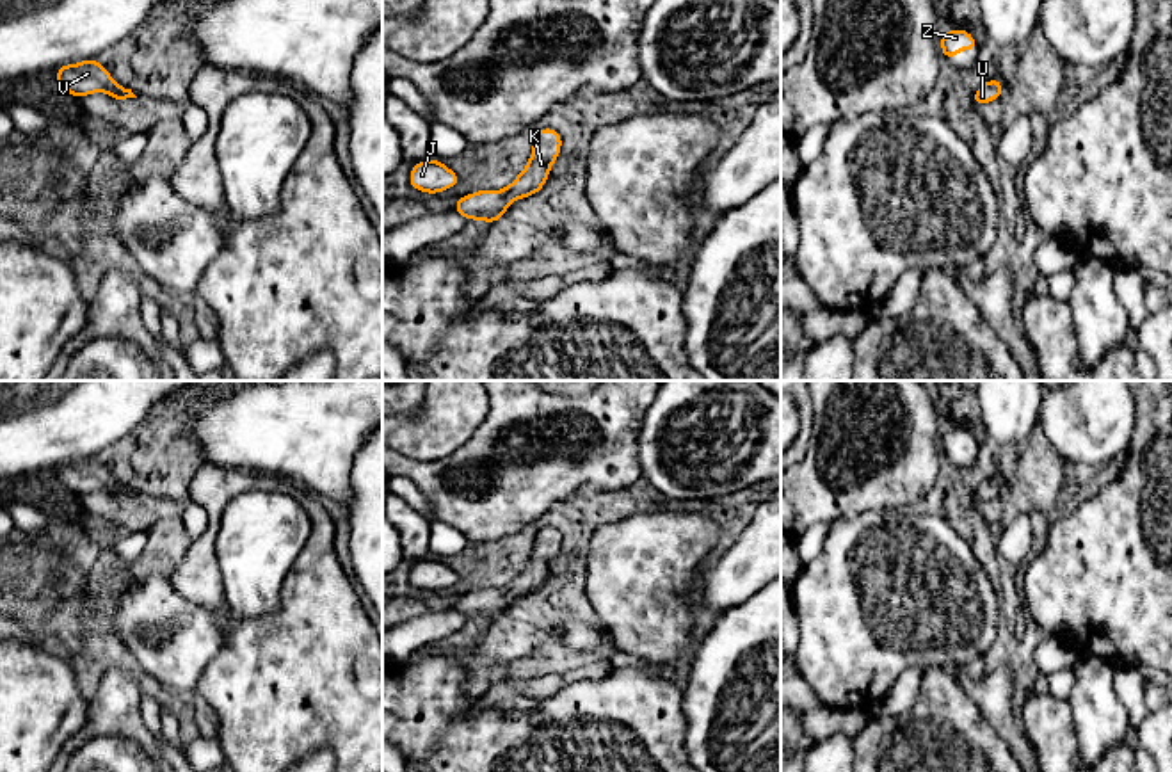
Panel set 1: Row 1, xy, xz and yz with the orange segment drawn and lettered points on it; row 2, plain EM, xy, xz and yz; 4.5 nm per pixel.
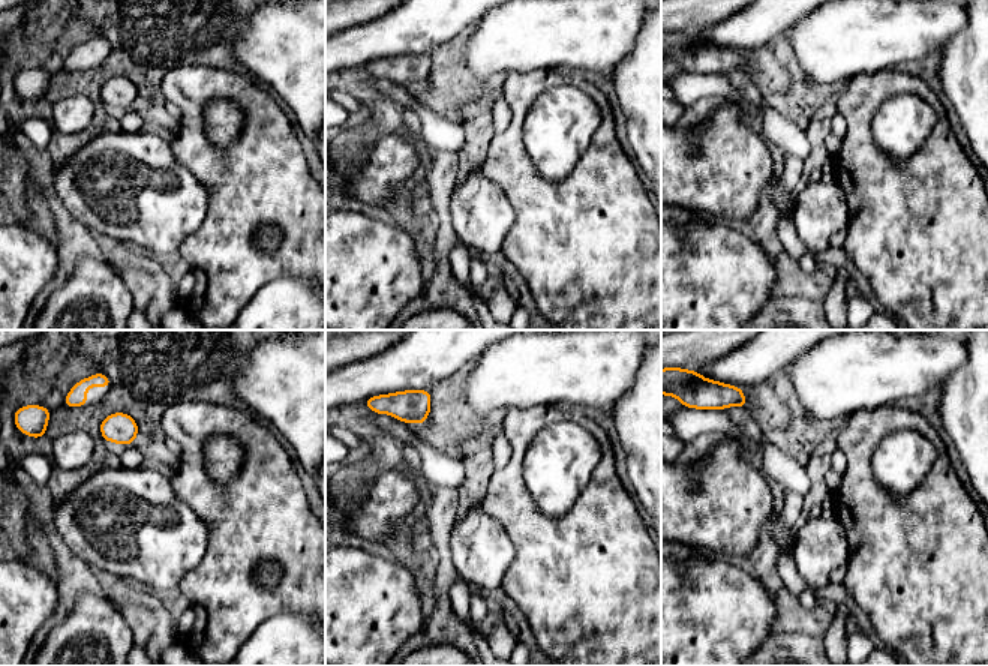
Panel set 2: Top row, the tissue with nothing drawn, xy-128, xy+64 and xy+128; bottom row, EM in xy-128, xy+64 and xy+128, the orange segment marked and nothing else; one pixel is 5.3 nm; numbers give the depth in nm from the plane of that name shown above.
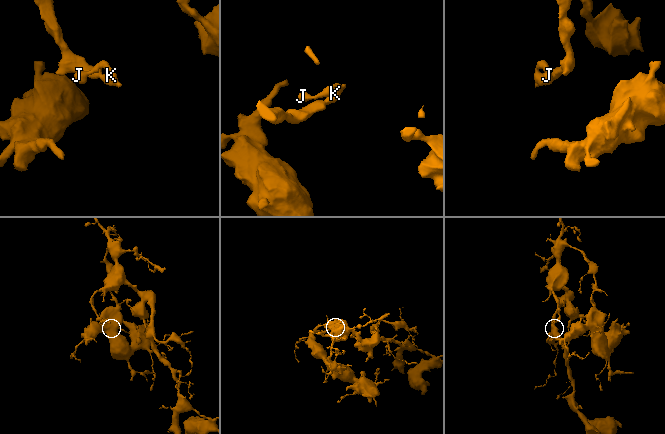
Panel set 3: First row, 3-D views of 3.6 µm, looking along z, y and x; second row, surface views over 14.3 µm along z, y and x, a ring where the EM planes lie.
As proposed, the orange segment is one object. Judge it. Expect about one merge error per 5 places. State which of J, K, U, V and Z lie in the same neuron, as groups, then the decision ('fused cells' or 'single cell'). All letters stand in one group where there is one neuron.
groups J K U V Z; single cell

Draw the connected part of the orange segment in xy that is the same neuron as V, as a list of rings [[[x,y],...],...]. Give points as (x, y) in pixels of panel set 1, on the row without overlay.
[[[96,457],[60,464],[55,470],[55,480],[64,491],[73,493],[75,496],[89,495],[92,491],[107,491],[119,500],[137,496],[132,487],[116,482],[112,473]]]

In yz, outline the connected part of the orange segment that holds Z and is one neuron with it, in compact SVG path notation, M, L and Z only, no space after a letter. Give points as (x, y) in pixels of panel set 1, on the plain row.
M955 427L941 432L941 450L946 457L957 455L960 448L978 448L975 436L967 429Z

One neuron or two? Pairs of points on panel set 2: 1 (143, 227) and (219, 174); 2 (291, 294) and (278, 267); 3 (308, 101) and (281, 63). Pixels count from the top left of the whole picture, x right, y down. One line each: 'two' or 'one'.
1: two
2: two
3: one

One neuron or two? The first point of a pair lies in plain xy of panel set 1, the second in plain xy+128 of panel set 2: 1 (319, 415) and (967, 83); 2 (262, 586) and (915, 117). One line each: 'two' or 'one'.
1: two
2: one

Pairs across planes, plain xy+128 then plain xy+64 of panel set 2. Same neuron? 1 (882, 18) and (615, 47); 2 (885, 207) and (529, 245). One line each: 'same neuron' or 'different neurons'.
1: same neuron
2: same neuron

